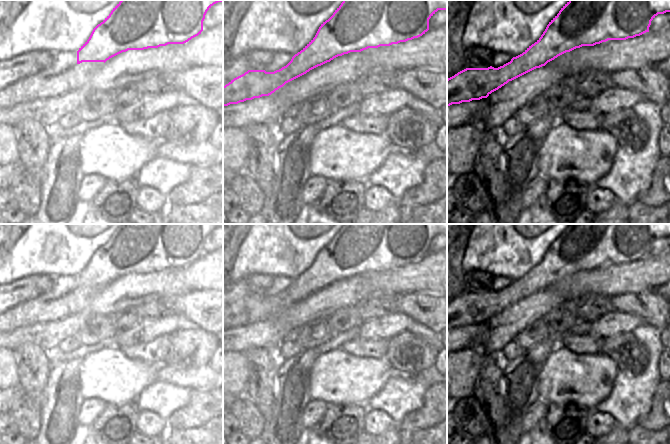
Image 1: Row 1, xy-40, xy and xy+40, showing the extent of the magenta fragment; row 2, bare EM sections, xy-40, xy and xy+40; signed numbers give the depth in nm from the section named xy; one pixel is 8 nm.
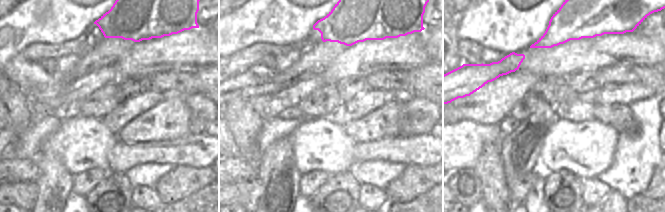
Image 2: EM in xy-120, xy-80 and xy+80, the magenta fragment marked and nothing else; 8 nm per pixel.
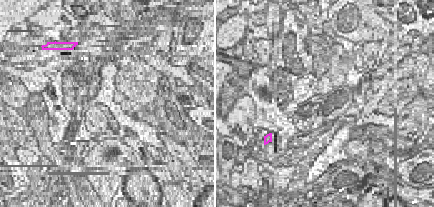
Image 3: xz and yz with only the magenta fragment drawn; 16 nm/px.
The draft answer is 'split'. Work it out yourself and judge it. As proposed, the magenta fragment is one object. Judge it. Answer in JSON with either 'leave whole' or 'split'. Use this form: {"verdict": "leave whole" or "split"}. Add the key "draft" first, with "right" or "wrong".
{"draft": "wrong", "verdict": "leave whole"}

